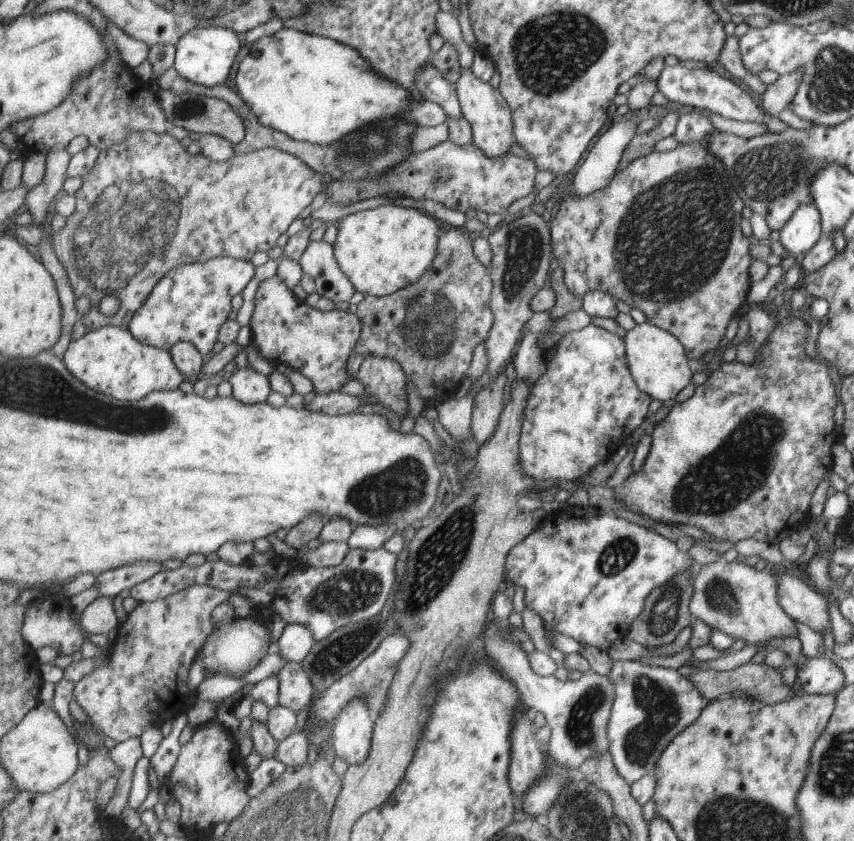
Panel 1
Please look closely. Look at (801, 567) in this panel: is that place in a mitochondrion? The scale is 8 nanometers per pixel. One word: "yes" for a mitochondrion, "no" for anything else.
no

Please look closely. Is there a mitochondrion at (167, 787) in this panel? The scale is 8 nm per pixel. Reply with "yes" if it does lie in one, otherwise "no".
no

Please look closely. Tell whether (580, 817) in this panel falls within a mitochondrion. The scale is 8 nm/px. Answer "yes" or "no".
yes

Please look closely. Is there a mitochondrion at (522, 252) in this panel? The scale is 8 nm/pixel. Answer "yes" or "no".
yes

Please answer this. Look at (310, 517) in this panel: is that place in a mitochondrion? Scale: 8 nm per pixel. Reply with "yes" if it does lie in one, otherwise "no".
no

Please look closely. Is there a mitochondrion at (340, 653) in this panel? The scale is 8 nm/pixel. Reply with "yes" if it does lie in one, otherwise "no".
yes

